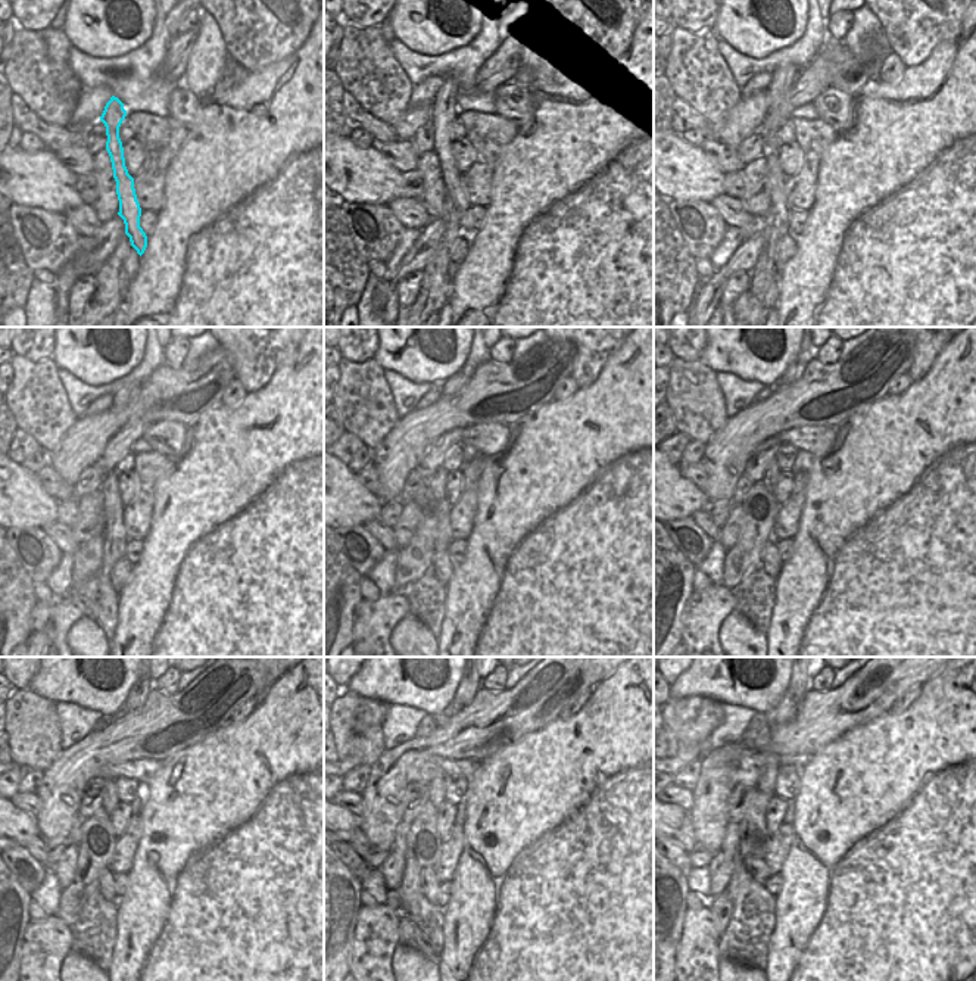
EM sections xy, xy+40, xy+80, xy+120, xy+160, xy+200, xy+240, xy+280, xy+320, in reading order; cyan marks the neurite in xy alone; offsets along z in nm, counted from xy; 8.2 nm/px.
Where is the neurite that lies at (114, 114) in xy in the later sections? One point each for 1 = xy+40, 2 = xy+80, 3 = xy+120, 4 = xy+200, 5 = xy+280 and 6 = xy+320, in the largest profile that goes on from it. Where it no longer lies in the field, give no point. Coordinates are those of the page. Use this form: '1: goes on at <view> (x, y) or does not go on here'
1: goes on at xy+40 (445, 108)
2: goes on at xy+80 (783, 77)
3: goes on at xy+120 (125, 398)
4: goes on at xy+200 (794, 373)
5: goes on at xy+280 (468, 687)
6: goes on at xy+320 (798, 687)

